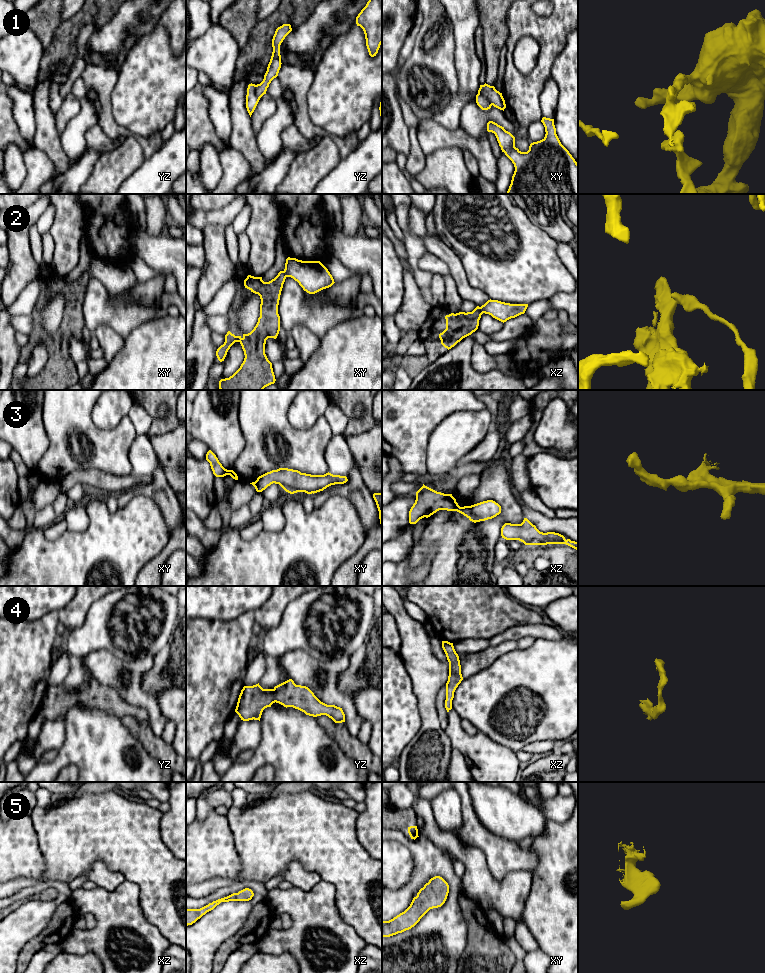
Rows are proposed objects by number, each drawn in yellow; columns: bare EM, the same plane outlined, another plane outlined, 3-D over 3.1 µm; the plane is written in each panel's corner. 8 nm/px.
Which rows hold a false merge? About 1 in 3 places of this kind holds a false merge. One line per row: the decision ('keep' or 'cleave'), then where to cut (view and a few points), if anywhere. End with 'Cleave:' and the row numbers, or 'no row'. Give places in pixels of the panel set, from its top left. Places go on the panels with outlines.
1: cleave; cut in xy along (478, 92), (491, 105)
2: cleave; cut in xy along (283, 271), (287, 276)
3: keep; no cut
4: keep; no cut
5: keep; no cut
Cleave: 1, 2

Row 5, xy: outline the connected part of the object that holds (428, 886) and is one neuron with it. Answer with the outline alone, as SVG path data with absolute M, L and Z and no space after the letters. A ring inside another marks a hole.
M442 877L431 878L404 912L389 921L382 921L382 937L390 937L414 927L430 909L441 907L448 893L449 885Z

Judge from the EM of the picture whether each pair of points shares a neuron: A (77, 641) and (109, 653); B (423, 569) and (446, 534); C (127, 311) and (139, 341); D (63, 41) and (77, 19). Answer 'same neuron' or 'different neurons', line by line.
A: same neuron
B: different neurons
C: different neurons
D: same neuron

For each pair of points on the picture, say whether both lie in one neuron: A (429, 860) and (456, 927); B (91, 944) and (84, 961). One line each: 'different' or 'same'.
A: same
B: different

